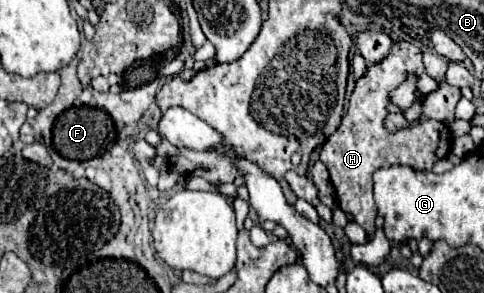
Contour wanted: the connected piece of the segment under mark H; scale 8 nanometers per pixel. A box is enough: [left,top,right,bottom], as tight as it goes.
[320,40,450,236]

